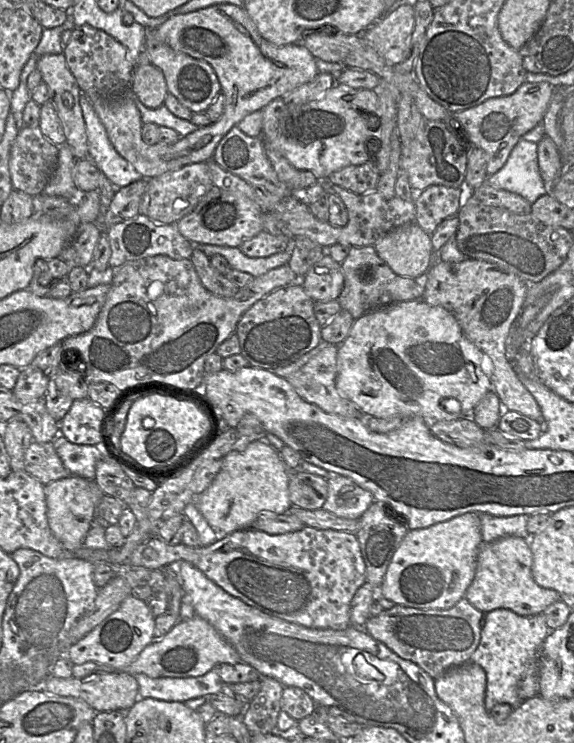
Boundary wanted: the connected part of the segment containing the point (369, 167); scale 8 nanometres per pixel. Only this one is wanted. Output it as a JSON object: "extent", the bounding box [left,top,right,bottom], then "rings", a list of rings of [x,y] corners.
{"extent":[327,158,379,194],"rings":[[[371,158],[362,165],[342,168],[332,173],[327,180],[353,193],[364,194],[376,190],[379,176]]]}

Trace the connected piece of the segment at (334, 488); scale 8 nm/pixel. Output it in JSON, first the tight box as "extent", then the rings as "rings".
{"extent":[322,475,374,519],"rings":[[[335,475],[327,479],[328,495],[322,509],[346,519],[359,519],[374,500],[372,493],[351,478]]]}

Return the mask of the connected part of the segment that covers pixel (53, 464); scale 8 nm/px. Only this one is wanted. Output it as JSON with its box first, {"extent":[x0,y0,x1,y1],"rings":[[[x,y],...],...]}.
{"extent":[24,442,71,486],"rings":[[[32,442],[25,451],[24,471],[44,486],[71,476],[58,456],[53,442]]]}

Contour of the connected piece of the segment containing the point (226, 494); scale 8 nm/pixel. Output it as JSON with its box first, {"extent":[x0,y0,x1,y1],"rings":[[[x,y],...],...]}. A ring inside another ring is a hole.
{"extent":[191,439,292,535],"rings":[[[259,439],[245,450],[231,452],[222,458],[222,466],[210,486],[191,503],[221,535],[249,529],[262,513],[284,514],[292,506],[289,497],[289,470],[279,451]]]}

